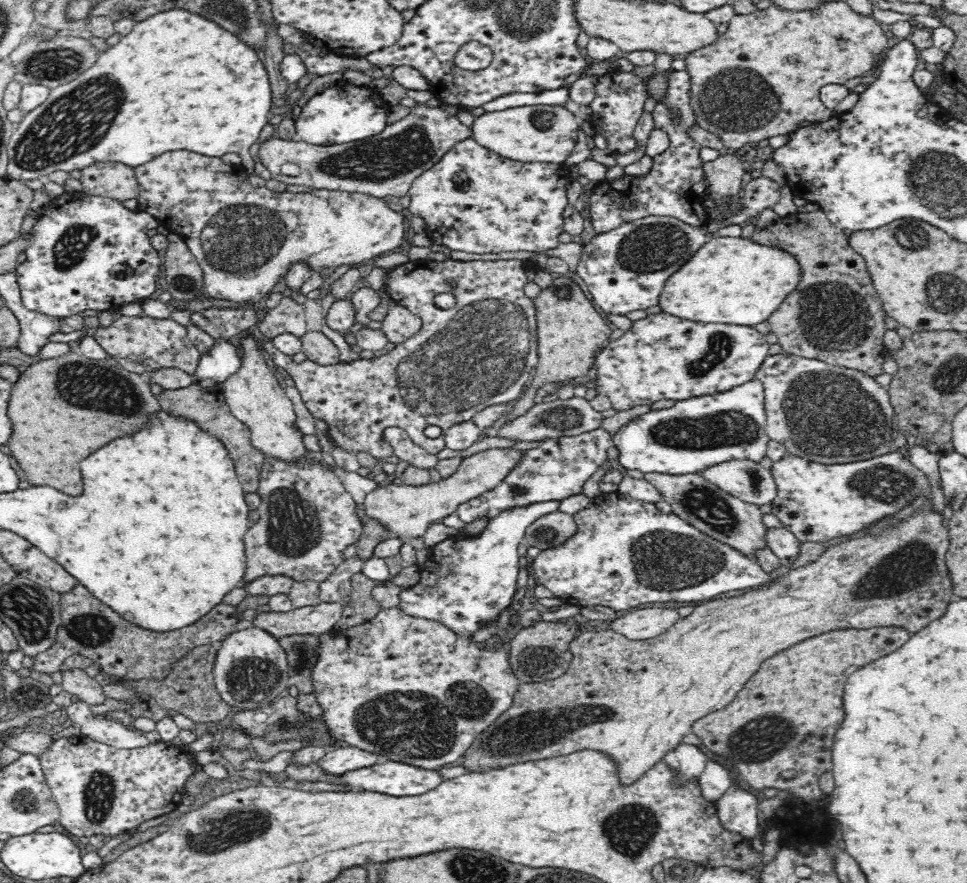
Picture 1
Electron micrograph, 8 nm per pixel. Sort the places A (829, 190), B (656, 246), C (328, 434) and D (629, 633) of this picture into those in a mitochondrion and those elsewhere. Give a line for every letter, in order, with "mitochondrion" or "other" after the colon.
A: other
B: mitochondrion
C: other
D: other

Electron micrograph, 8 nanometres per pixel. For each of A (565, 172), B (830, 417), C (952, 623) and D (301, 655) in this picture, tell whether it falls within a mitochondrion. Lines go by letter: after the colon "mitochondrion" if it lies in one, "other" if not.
A: other
B: mitochondrion
C: other
D: mitochondrion

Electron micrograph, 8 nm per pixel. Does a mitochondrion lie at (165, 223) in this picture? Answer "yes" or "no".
no

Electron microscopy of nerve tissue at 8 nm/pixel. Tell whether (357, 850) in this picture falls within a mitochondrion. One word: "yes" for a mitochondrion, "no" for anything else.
no

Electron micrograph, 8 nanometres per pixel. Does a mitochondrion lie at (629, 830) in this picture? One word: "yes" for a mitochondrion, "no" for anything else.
yes

